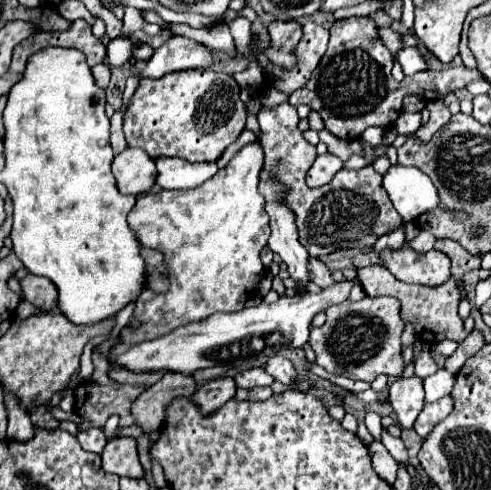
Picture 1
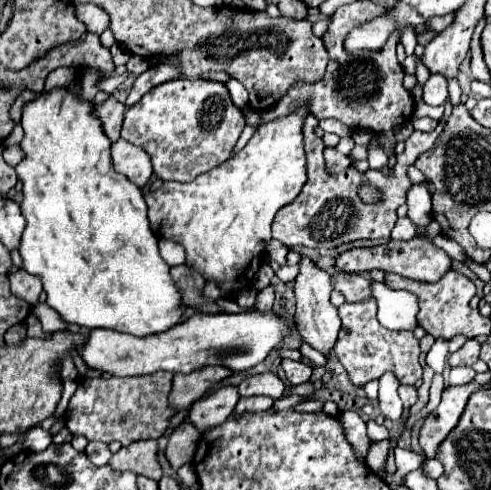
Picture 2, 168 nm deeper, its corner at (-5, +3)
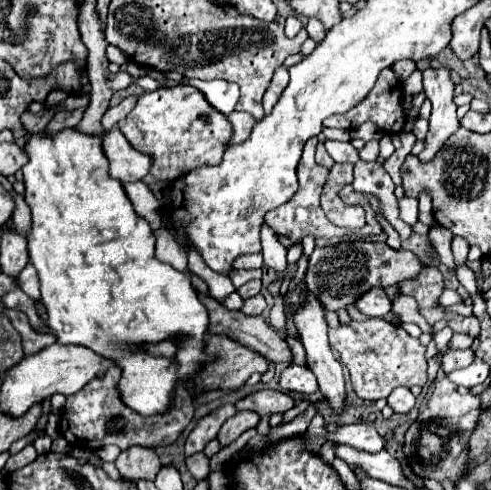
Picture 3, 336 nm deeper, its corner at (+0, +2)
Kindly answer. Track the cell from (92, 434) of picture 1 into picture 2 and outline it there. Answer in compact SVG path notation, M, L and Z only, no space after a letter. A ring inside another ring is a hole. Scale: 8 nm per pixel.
M88 442L86 454L88 454L88 458L90 458L96 466L108 464L108 460L110 460L110 456L112 456L108 444L102 444L102 442Z

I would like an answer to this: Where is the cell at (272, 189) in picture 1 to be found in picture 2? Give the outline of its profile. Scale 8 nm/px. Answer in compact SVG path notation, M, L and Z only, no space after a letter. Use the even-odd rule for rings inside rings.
M300 256L300 272L296 276L296 286L294 286L294 294L296 294L296 314L294 314L294 322L298 324L298 332L300 336L316 350L320 350L322 354L328 354L336 342L338 330L340 330L340 318L336 308L330 304L330 292L332 292L332 282L330 282L330 274L322 268L318 268L308 256Z

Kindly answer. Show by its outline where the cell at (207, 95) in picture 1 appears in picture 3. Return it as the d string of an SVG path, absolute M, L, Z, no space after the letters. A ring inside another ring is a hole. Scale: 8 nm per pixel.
M175 85L143 93L133 111L119 121L119 129L137 151L151 157L151 175L157 181L175 181L191 169L221 163L231 137L227 117L213 109L205 101L205 95L191 85Z

